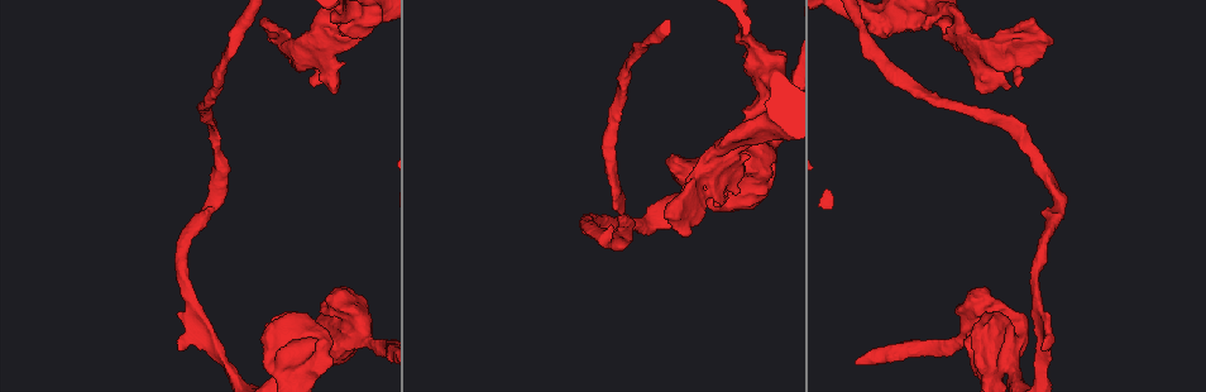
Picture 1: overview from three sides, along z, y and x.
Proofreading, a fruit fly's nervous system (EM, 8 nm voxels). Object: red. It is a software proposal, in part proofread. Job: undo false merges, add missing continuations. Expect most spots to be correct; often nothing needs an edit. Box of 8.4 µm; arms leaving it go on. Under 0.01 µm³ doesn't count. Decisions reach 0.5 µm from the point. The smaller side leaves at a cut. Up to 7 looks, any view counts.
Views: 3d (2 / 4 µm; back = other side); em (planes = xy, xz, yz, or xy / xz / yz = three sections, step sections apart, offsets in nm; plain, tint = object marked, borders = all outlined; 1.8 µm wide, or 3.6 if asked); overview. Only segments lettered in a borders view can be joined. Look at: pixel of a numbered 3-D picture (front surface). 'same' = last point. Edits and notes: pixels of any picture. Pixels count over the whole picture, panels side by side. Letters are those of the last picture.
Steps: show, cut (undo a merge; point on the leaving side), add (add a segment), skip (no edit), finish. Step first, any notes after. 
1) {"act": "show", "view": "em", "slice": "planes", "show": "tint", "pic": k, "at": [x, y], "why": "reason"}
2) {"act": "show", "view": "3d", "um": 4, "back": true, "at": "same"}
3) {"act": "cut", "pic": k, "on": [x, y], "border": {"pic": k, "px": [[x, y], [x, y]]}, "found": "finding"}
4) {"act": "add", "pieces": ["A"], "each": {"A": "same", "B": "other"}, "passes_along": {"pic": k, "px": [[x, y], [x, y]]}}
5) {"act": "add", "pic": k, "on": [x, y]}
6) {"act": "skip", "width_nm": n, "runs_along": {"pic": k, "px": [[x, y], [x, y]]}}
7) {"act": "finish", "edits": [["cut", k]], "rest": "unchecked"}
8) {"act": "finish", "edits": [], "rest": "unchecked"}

{"act": "show", "view": "em", "slice": "xy", "step": 4, "show": "tint", "pic": 1, "at": [967, 342], "why": "stops while still wide"}

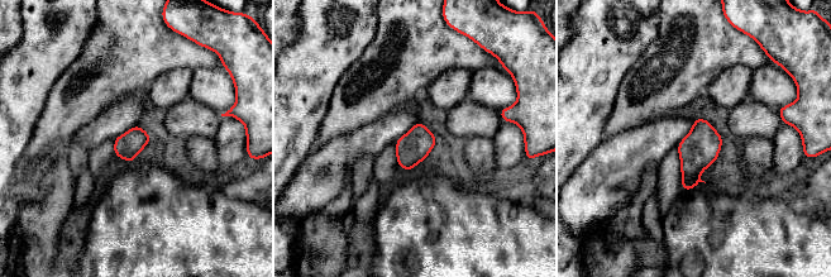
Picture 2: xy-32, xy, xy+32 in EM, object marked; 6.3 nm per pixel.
{"act": "show", "view": "em", "slice": "planes", "show": "borders", "at": "same"}

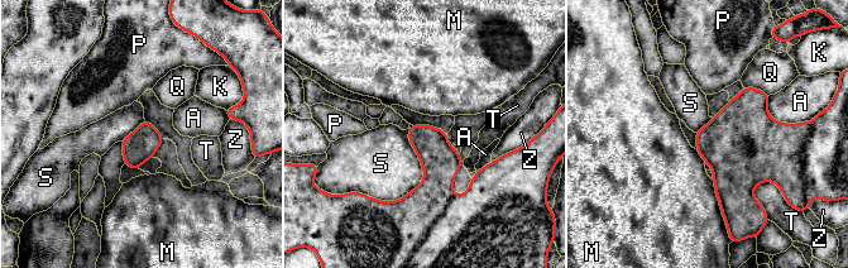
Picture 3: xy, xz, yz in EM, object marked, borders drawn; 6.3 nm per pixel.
{"act": "cut", "pic": 3, "on": [407, 220], "each": {"A": "other", "K": "other", "M": "other", "P": "other", "Q": "other", "S": "other", "T": "other", "Z": "other"}, "border": {"pic": 3, "px": [[454, 195], [444, 213], [432, 224]]}, "found": "a second neuron is stuck on"}

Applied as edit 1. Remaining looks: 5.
{"act": "show", "view": "em", "slice": "planes", "show": "borders", "pic": 1, "at": [282, 41], "why": "three-way junction"}

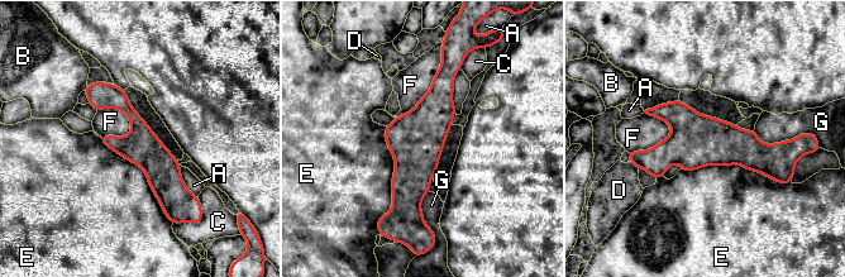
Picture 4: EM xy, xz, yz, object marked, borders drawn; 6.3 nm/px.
{"act": "skip", "each": {"A": "other", "B": "other", "C": "other", "D": "other", "E": "other", "F": "other", "G": "other"}, "border": {"pic": 4, "px": [[672, 127], [650, 148], [628, 152]]}, "found": "all the same neuron"}

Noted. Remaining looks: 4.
{"act": "show", "view": "3d", "um": 4, "pic": 1, "at": [765, 114], "why": "calibre changes"}

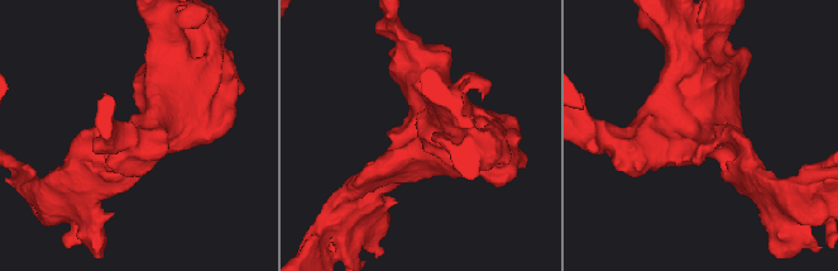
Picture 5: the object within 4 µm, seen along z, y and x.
{"act": "show", "view": "em", "slice": "yz", "step": 16, "show": "borders", "pic": 5, "at": [701, 147]}

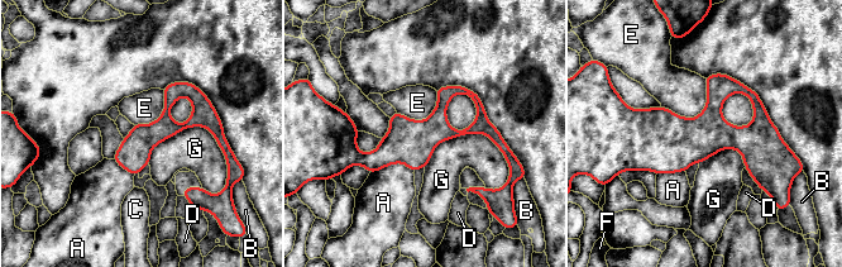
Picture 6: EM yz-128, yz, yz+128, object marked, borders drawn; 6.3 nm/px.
{"act": "skip", "each": {"A": "other", "B": "other", "C": "other", "D": "other", "E": "other", "F": "other", "G": "other"}, "found": "continuous, no second neuron"}

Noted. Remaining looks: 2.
{"act": "finish", "edits": [["cut", 3]], "rest": "unchecked"}

